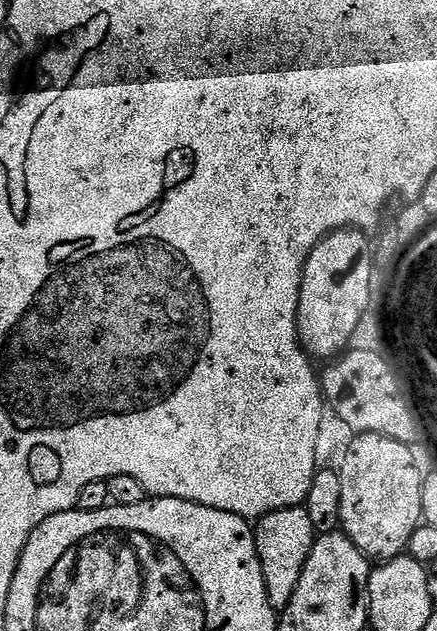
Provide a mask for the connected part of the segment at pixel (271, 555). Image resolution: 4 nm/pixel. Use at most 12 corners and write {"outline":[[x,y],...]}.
{"outline":[[307,507],[255,521],[270,606],[283,610],[318,533]]}

